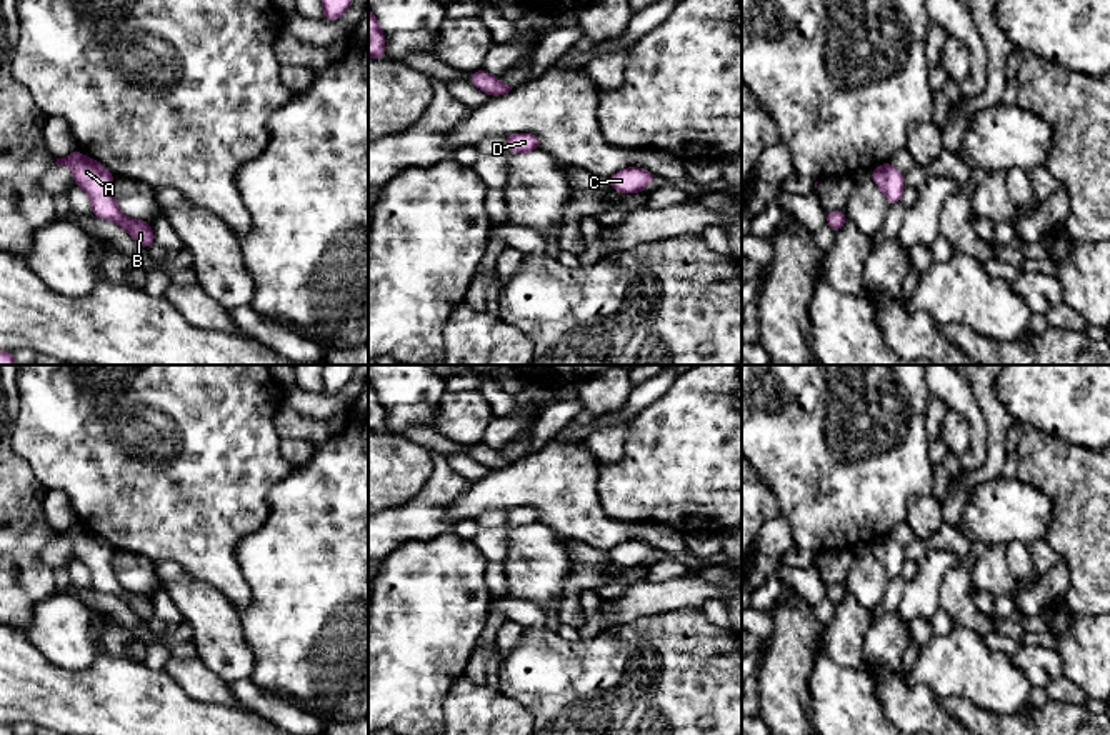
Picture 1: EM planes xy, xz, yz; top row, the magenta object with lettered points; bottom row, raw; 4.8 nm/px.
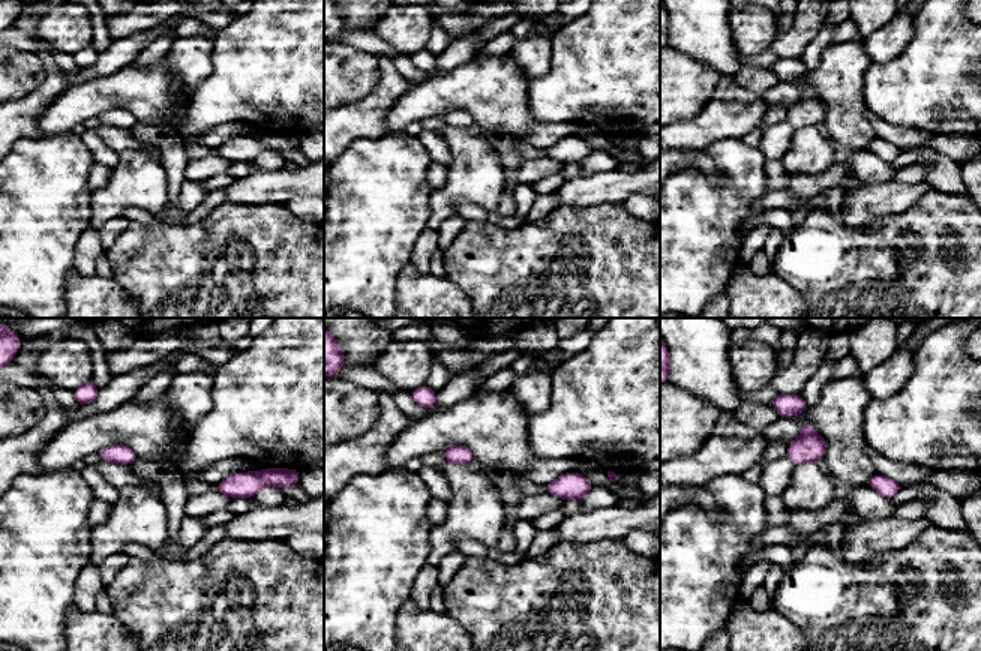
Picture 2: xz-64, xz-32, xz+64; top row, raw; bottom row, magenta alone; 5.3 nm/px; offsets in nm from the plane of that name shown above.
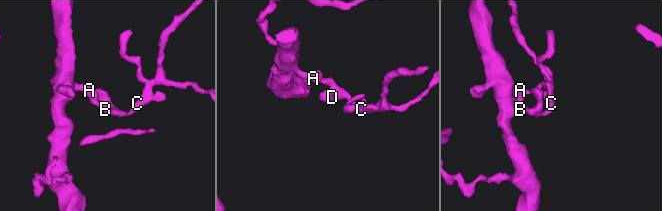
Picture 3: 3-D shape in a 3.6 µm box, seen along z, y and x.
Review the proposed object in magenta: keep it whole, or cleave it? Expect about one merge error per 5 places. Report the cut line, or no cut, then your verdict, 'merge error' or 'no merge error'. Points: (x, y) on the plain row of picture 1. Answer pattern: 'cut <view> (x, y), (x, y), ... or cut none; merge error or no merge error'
cut none; no merge error

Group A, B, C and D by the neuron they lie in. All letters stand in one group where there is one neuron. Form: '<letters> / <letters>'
A B C D

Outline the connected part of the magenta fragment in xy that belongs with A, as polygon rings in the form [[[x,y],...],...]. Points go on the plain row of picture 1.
[[[75,523],[65,532],[57,532],[55,538],[72,542],[75,558],[92,573],[93,588],[118,597],[140,620],[148,622],[155,617],[152,597],[128,592],[120,585],[112,565],[115,552],[100,535]]]

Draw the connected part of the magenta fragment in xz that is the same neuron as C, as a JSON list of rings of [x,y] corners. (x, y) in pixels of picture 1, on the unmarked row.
[[[627,540],[608,550],[610,562],[622,565],[625,568],[640,567],[650,555],[657,553],[658,548],[638,542]]]

